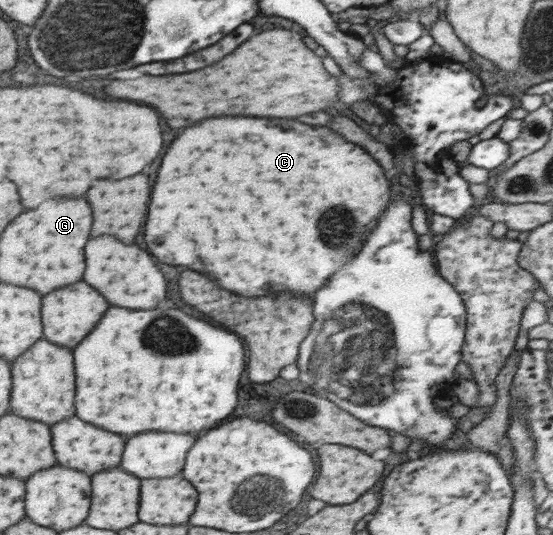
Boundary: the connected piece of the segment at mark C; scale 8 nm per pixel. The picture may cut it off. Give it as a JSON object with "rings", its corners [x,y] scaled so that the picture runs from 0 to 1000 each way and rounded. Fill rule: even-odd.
{"rings":[[[461,219],[371,222],[371,226],[360,226],[345,237],[338,237],[313,264],[302,290],[295,293],[291,312],[284,320],[284,338],[277,346],[277,364],[273,364],[273,379],[269,379],[269,402],[266,402],[266,421],[262,421],[259,447],[266,450],[262,454],[266,465],[288,488],[295,488],[302,495],[335,495],[335,499],[342,499],[356,510],[382,514],[382,518],[389,518],[389,525],[400,540],[421,544],[429,551],[479,555],[479,551],[494,551],[494,548],[505,548],[505,544],[530,544],[533,551],[566,555],[566,548],[573,540],[580,540],[602,510],[609,510],[638,477],[646,477],[646,469],[656,462],[660,436],[675,432],[675,424],[682,424],[691,398],[705,378],[703,357],[709,353],[705,350],[707,342],[698,331],[700,325],[694,316],[660,277],[620,260],[617,252],[595,237],[562,237],[562,234],[552,234],[552,230],[541,230],[541,226],[533,226],[533,234],[526,234],[526,226],[519,226],[519,222],[461,222]],[[609,383],[631,391],[638,402],[649,406],[649,432],[642,436],[638,447],[631,447],[631,454],[602,465],[602,462],[588,458],[588,394],[599,391],[599,387],[609,387]]]}

